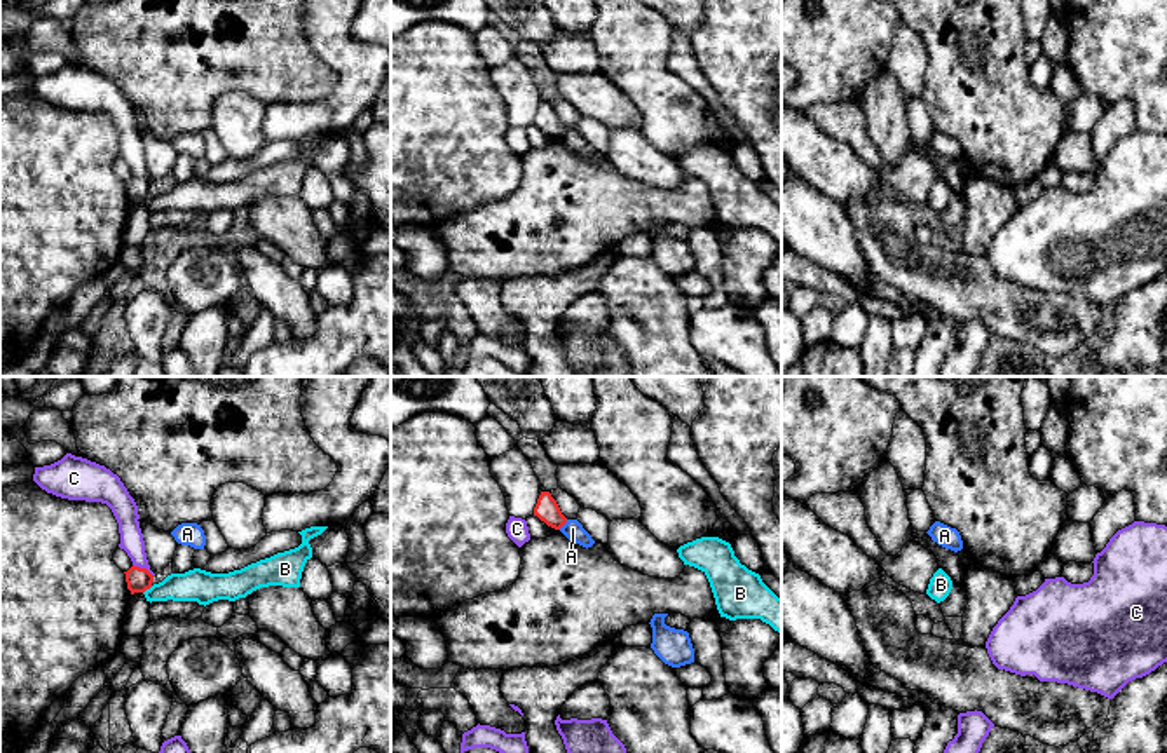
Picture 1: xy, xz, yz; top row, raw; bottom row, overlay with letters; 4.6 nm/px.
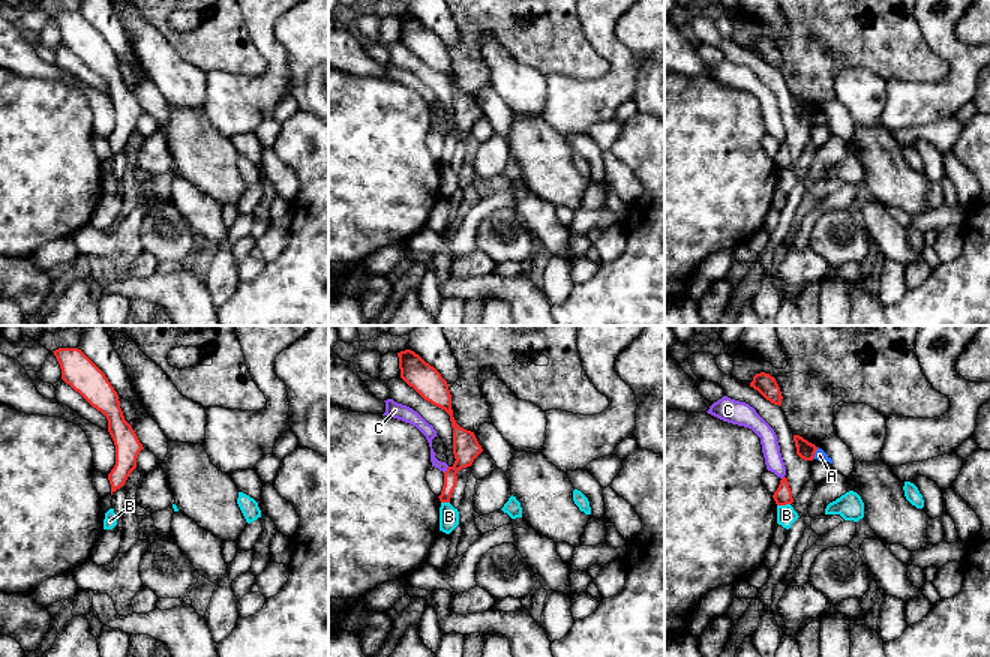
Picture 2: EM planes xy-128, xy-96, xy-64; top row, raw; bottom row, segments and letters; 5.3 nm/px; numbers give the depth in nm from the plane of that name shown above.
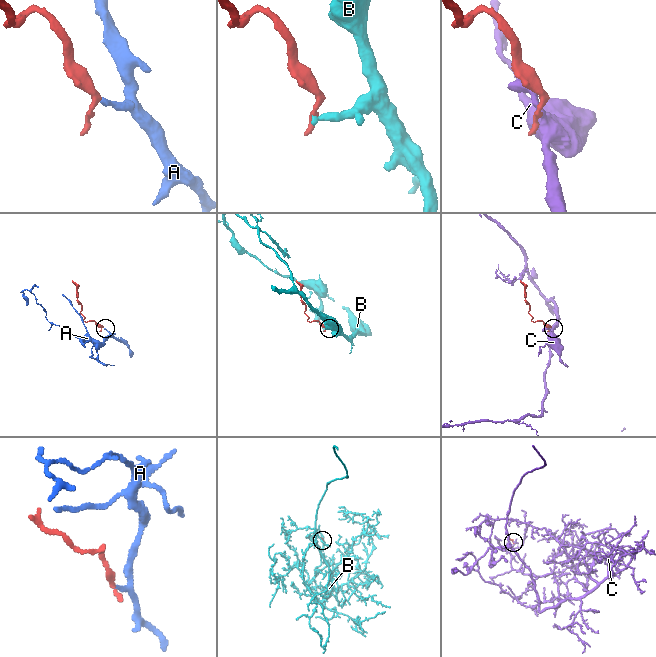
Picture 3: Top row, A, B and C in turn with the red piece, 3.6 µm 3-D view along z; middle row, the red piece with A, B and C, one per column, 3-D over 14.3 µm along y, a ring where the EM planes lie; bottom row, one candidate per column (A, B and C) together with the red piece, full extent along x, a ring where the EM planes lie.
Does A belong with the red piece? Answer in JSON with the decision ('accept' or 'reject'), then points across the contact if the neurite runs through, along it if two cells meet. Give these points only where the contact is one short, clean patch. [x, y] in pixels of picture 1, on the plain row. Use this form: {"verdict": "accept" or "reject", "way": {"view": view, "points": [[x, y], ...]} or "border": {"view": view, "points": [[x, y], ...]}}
{"verdict": "reject", "border": {"view": "xz", "points": [[567, 129], [559, 138]]}}

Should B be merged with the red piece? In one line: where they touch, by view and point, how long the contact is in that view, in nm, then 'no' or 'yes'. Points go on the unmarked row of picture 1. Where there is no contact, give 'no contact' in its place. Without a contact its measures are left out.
xy (147, 197) | 60 nm | no

